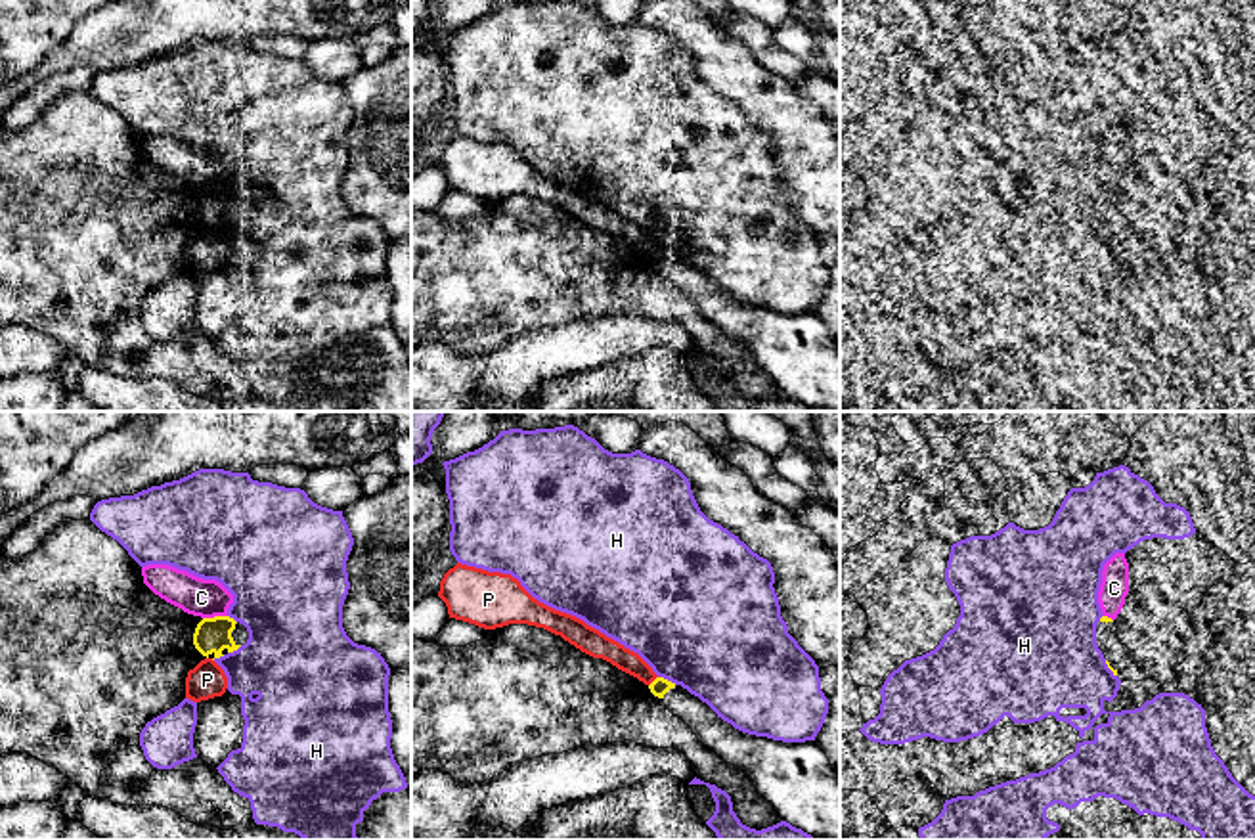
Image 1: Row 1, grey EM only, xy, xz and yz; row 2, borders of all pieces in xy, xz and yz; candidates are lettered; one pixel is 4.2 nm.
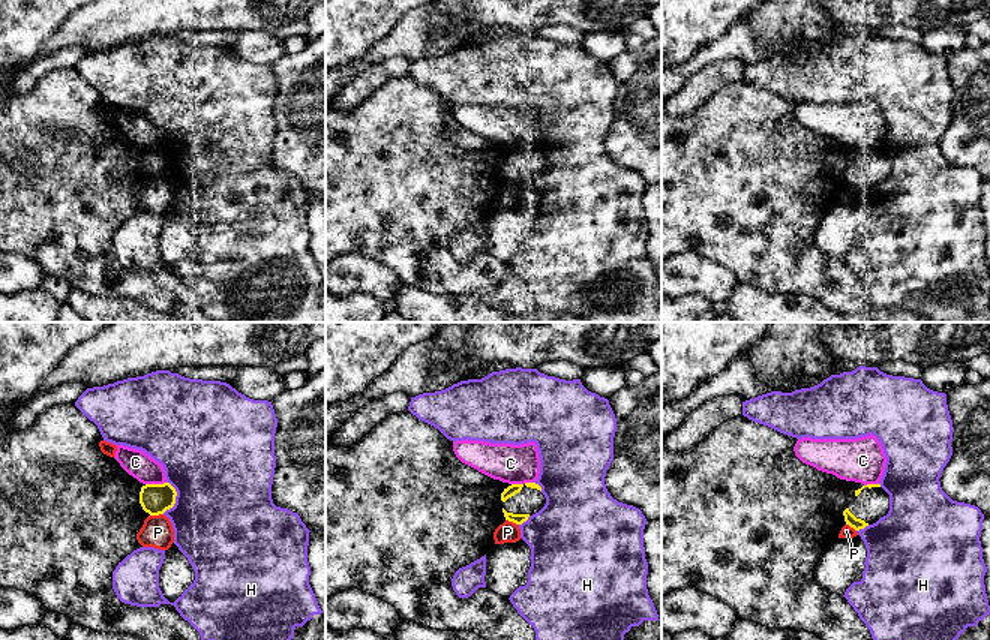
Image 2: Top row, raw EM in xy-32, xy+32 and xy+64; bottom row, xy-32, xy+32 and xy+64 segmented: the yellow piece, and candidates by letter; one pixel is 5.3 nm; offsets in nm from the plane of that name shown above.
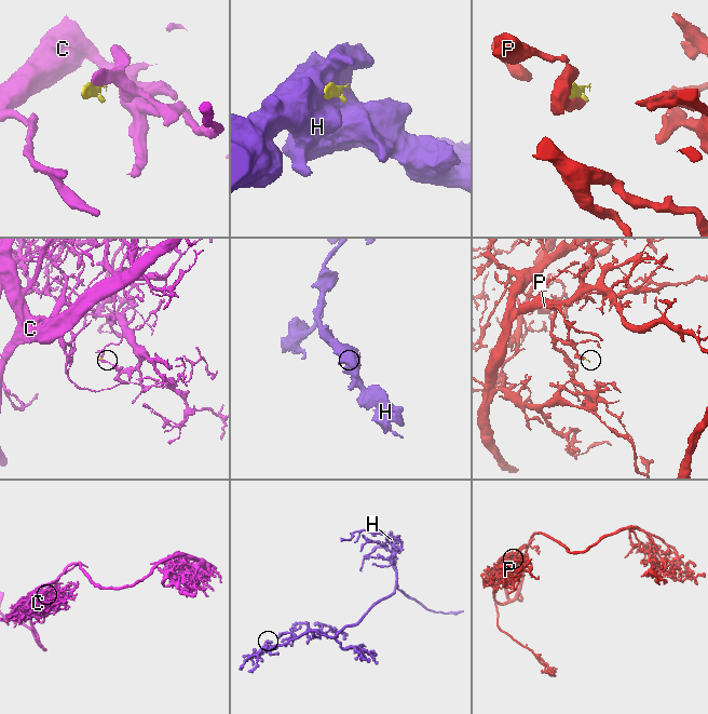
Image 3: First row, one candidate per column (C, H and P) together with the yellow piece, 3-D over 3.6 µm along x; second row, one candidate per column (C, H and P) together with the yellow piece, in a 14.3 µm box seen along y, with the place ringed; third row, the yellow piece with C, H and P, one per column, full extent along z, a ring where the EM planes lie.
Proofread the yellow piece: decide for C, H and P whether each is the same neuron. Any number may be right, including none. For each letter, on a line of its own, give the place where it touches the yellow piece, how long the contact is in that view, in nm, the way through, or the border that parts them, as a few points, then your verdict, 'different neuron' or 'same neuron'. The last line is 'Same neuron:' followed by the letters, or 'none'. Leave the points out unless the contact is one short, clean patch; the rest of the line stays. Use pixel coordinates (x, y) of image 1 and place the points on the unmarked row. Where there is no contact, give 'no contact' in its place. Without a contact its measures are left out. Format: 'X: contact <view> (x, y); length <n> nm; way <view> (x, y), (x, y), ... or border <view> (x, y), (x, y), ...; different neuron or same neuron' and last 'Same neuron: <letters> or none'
C: contact xy (215, 188); length 110 nm; different neuron
H: contact xz (666, 251); length 90 nm; different neuron
P: contact xz (653, 253); length 60 nm; different neuron
Same neuron: none

